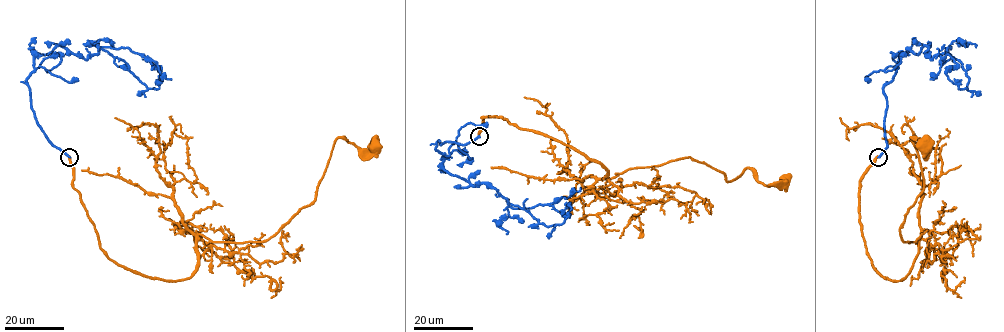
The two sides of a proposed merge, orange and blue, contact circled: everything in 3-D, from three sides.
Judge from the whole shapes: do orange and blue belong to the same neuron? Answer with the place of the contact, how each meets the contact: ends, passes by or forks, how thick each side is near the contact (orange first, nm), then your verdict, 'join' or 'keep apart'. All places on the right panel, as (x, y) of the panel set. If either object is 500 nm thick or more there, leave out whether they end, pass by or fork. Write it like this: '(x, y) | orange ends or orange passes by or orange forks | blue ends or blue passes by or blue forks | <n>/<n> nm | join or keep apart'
(878, 157) | orange ends | blue ends | 400/280 nm | keep apart

